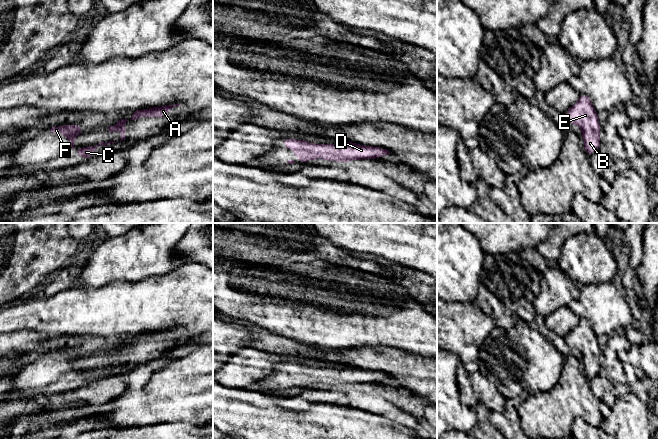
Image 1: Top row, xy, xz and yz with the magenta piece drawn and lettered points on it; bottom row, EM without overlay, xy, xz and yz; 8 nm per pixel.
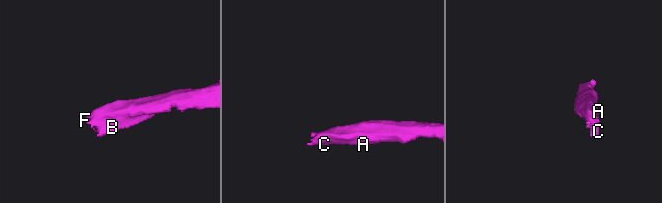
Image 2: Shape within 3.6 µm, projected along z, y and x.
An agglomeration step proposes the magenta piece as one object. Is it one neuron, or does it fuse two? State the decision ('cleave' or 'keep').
keep

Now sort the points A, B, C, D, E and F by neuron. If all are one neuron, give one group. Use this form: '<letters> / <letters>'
A B C D E F

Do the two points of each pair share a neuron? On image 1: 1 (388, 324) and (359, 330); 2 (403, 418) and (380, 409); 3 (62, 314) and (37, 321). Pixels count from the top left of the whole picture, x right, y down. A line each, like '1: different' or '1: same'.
1: same
2: same
3: same

